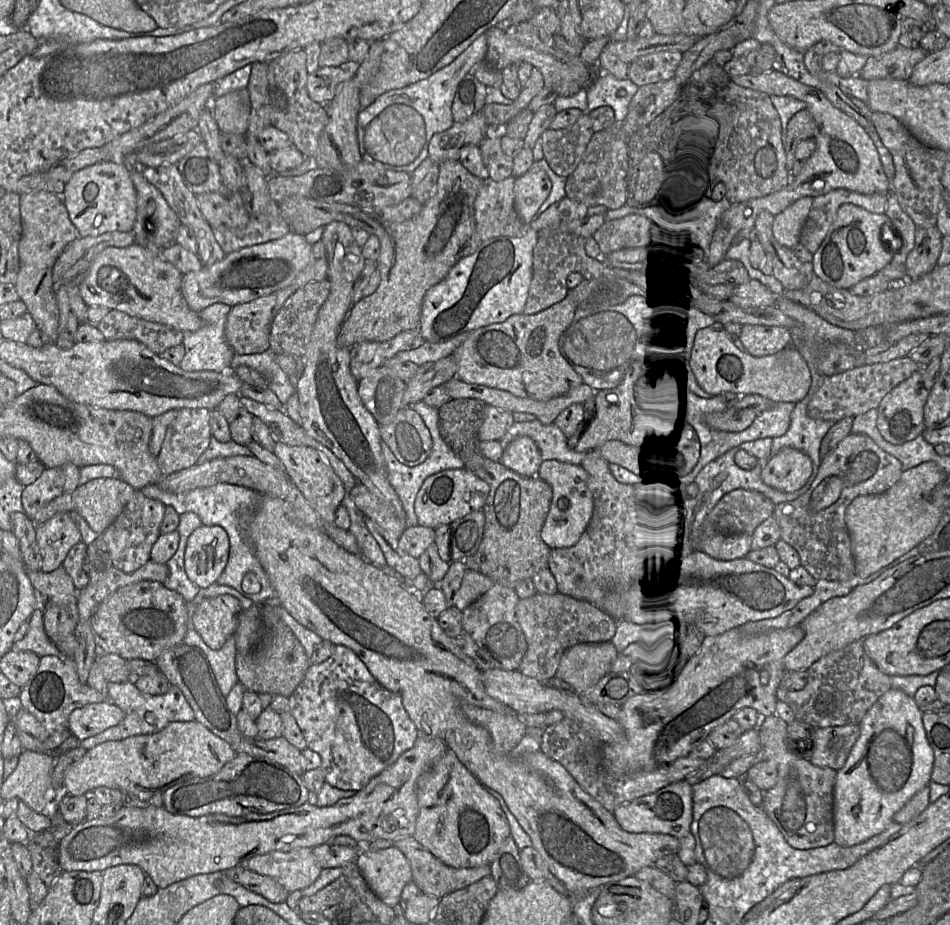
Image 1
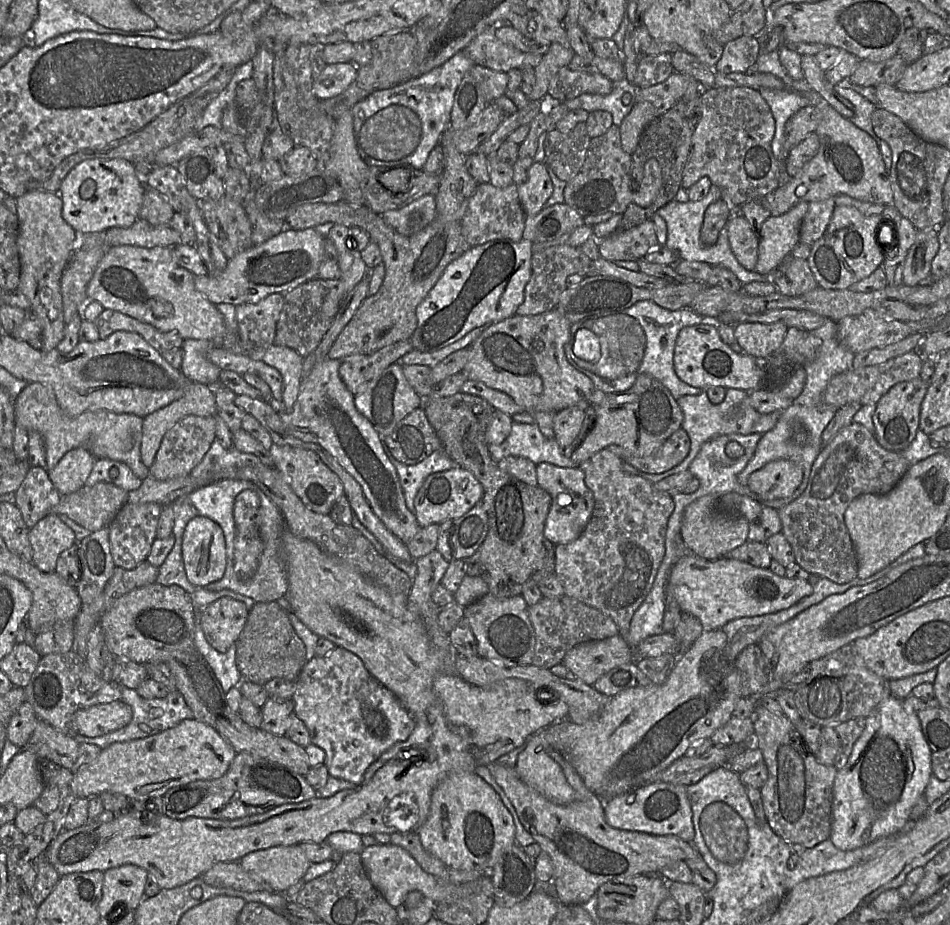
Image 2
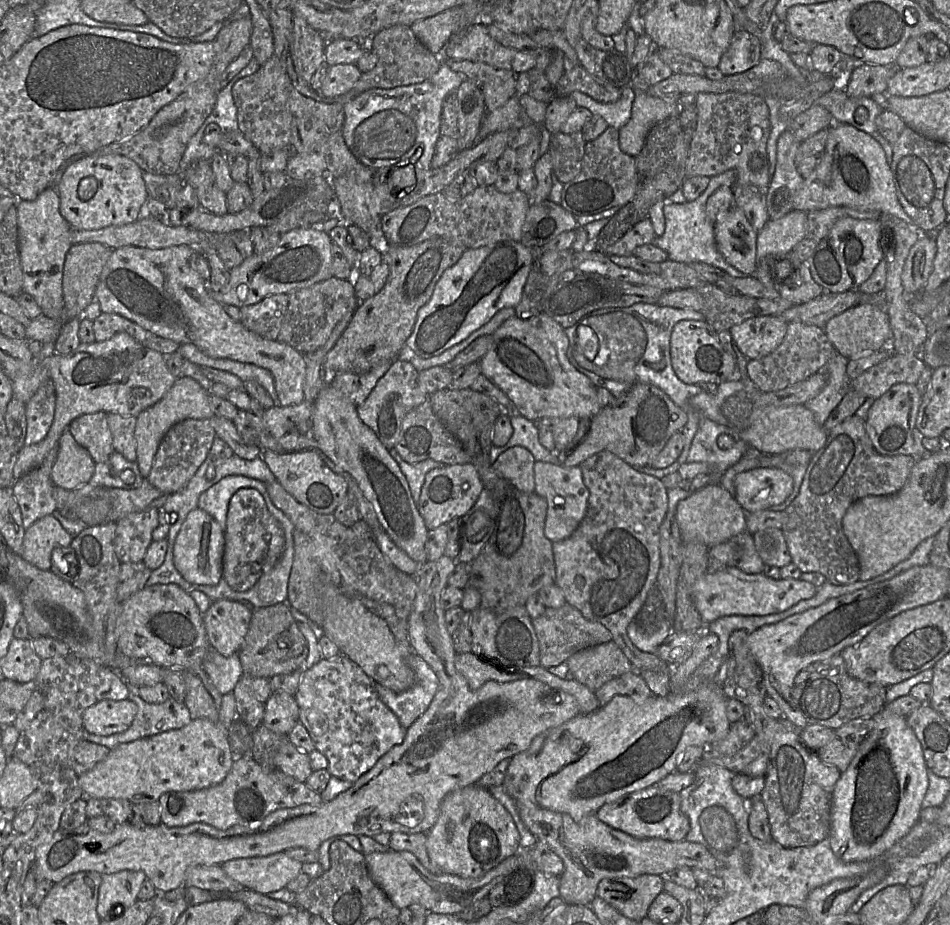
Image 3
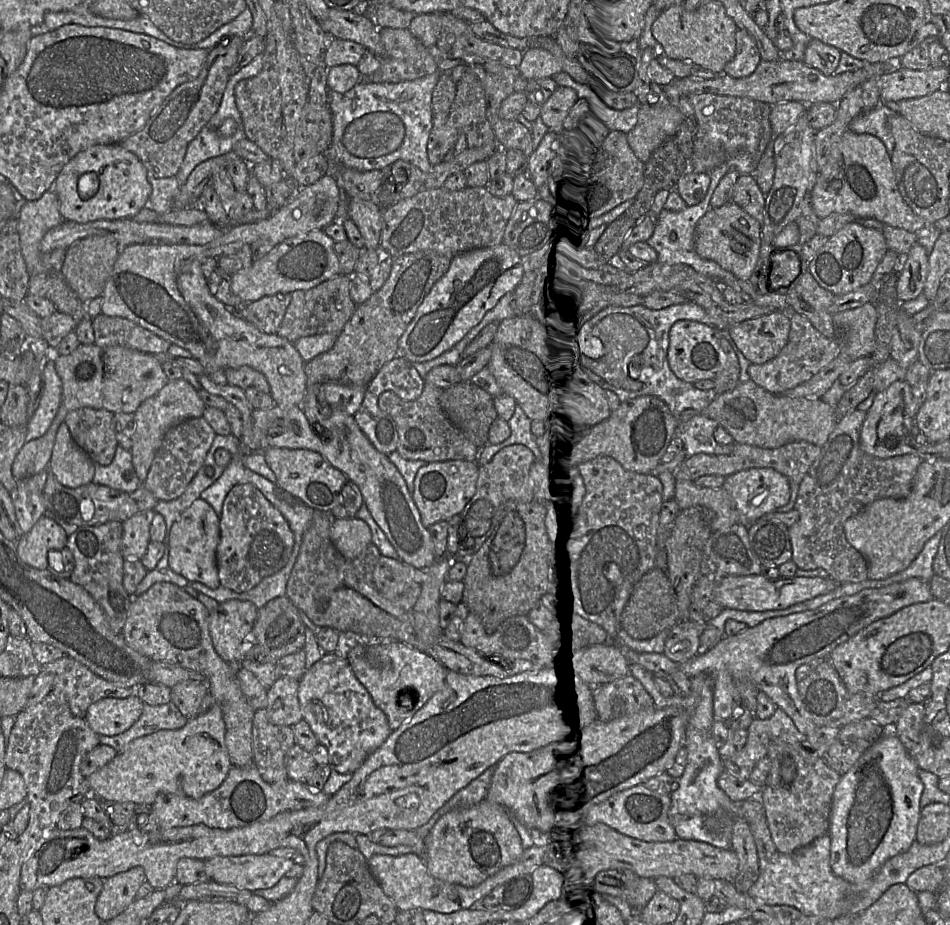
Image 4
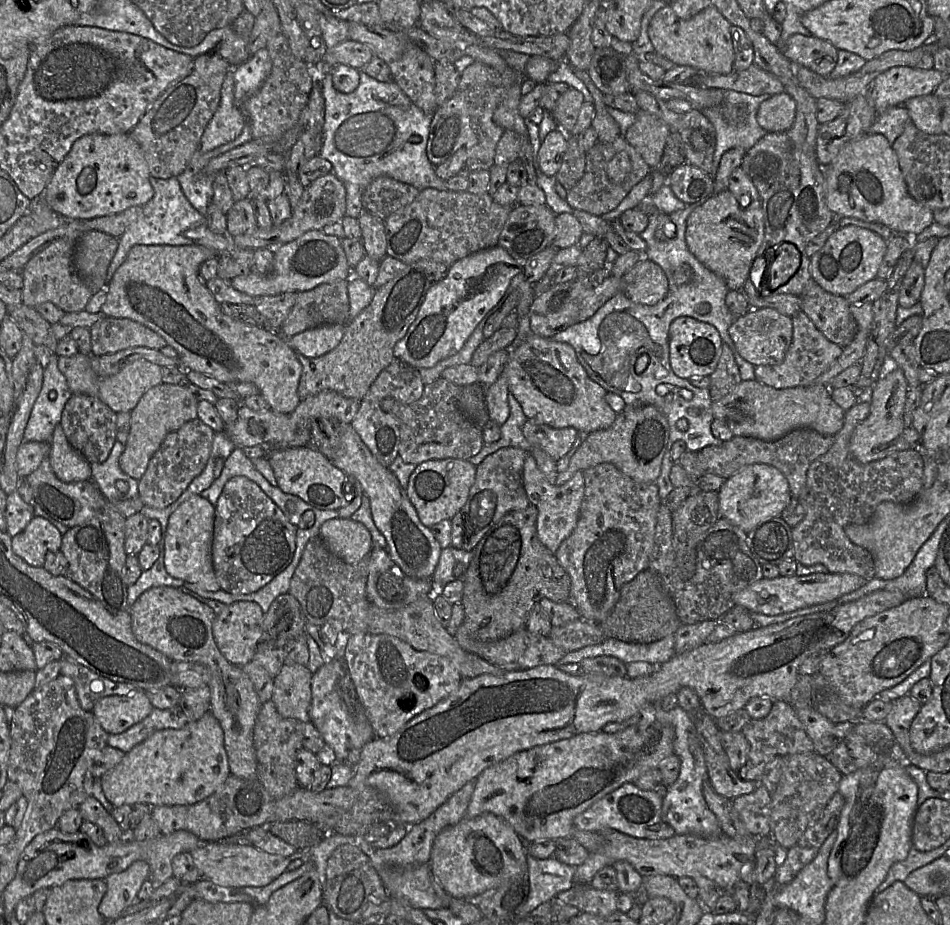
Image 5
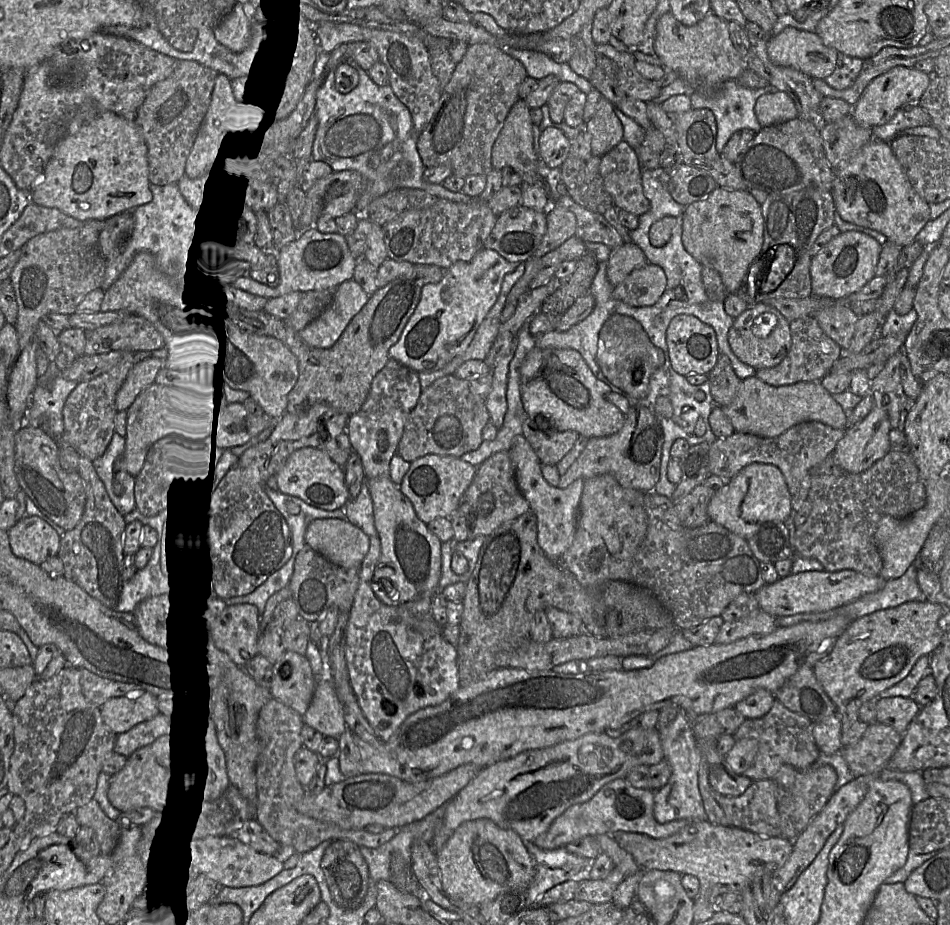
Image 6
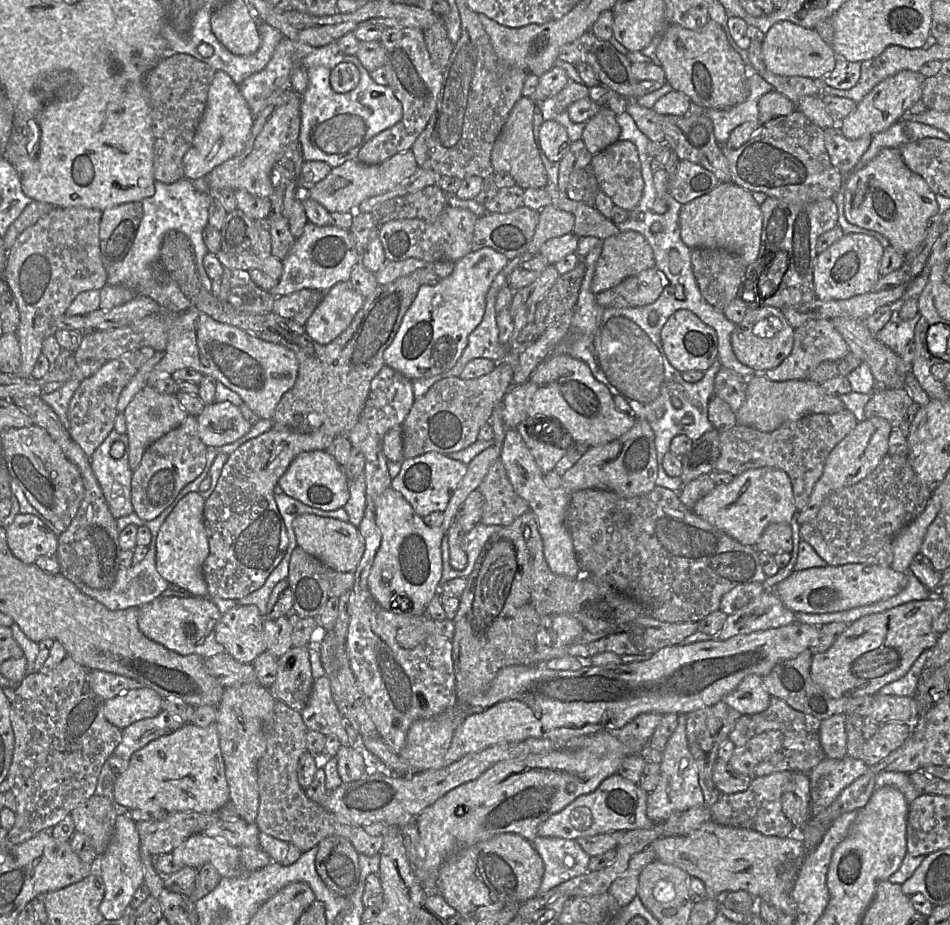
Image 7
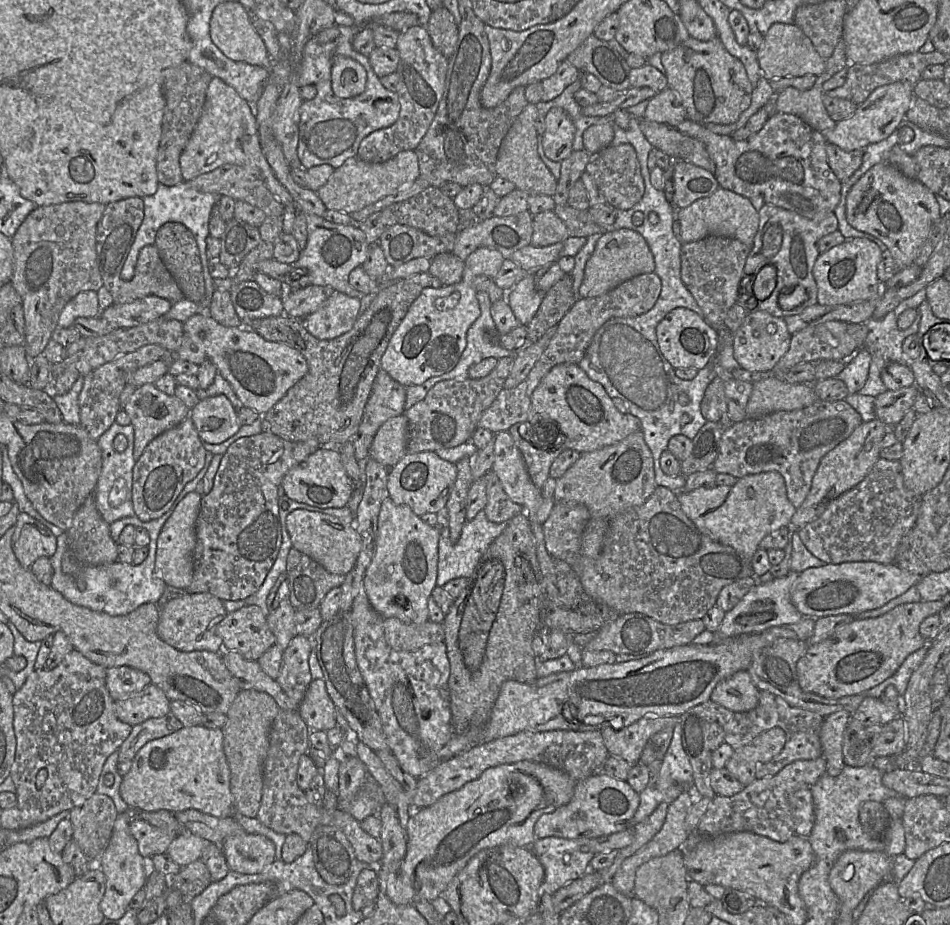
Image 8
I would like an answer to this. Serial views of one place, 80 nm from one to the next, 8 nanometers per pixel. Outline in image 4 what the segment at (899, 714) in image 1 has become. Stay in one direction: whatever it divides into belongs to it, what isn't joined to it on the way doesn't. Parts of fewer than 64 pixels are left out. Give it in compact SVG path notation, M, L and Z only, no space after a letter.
M890 724L883 728L885 733L882 737L861 755L846 774L841 776L833 794L829 828L830 863L833 872L852 885L852 896L870 887L870 879L888 859L910 848L916 840L920 819L920 799L924 785L918 775L918 765L897 736L895 725Z

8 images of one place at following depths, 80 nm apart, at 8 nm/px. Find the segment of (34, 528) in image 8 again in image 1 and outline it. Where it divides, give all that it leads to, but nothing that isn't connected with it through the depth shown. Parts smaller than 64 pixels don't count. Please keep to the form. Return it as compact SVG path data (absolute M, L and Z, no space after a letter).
M68 512L54 515L44 523L36 526L36 543L41 552L41 571L49 573L60 567L69 550L81 541L81 533Z

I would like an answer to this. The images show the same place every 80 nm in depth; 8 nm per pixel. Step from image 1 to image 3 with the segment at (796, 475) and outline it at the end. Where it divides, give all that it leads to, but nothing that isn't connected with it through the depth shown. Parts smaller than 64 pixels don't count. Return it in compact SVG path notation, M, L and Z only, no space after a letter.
M774 467L754 468L734 478L734 497L746 513L783 503L793 491L793 478Z

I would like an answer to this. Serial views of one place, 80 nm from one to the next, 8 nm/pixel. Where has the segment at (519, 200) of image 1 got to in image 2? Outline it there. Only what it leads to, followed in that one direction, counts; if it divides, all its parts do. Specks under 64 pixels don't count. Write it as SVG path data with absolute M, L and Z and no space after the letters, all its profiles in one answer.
M533 162L529 168L527 181L517 186L517 190L526 216L539 213L553 192L553 183L546 164Z

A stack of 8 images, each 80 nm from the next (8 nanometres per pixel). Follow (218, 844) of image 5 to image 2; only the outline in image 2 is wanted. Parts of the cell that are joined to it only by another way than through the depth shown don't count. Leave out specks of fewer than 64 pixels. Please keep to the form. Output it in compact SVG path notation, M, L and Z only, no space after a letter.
M299 845L256 851L238 862L245 871L263 879L275 893L286 892L304 878L312 864Z

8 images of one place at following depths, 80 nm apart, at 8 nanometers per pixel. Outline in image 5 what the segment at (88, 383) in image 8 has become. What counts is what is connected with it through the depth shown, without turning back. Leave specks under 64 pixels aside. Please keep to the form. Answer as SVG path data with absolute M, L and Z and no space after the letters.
M76 393L66 402L60 424L70 445L92 464L108 458L117 440L116 419L117 413L97 397Z

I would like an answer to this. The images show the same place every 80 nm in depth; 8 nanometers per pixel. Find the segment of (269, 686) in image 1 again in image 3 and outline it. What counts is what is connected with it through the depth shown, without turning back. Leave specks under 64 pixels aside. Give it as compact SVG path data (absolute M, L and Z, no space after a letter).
M287 602L253 608L247 635L238 651L245 676L271 678L278 674L288 674L304 668L308 654L307 641L298 628Z

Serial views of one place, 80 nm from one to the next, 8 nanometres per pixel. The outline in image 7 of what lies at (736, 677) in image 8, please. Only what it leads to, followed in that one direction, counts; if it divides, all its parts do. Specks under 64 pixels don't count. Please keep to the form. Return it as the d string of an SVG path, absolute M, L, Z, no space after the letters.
M750 674L722 701L742 715L751 715L765 711L770 705L770 699L771 695L765 689L762 677Z

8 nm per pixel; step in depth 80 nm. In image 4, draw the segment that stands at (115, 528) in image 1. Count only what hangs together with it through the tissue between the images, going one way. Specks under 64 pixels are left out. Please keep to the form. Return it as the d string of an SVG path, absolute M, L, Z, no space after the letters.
M153 509L145 510L122 522L121 553L125 560L141 560L145 555L151 542L150 526L155 513Z

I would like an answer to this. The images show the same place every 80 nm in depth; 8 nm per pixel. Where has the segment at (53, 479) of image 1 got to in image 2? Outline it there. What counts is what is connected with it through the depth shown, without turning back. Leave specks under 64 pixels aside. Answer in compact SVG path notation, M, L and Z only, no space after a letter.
M31 466L24 481L13 493L13 502L30 529L43 517L52 513L52 509L59 504L61 497L49 478L48 470Z

